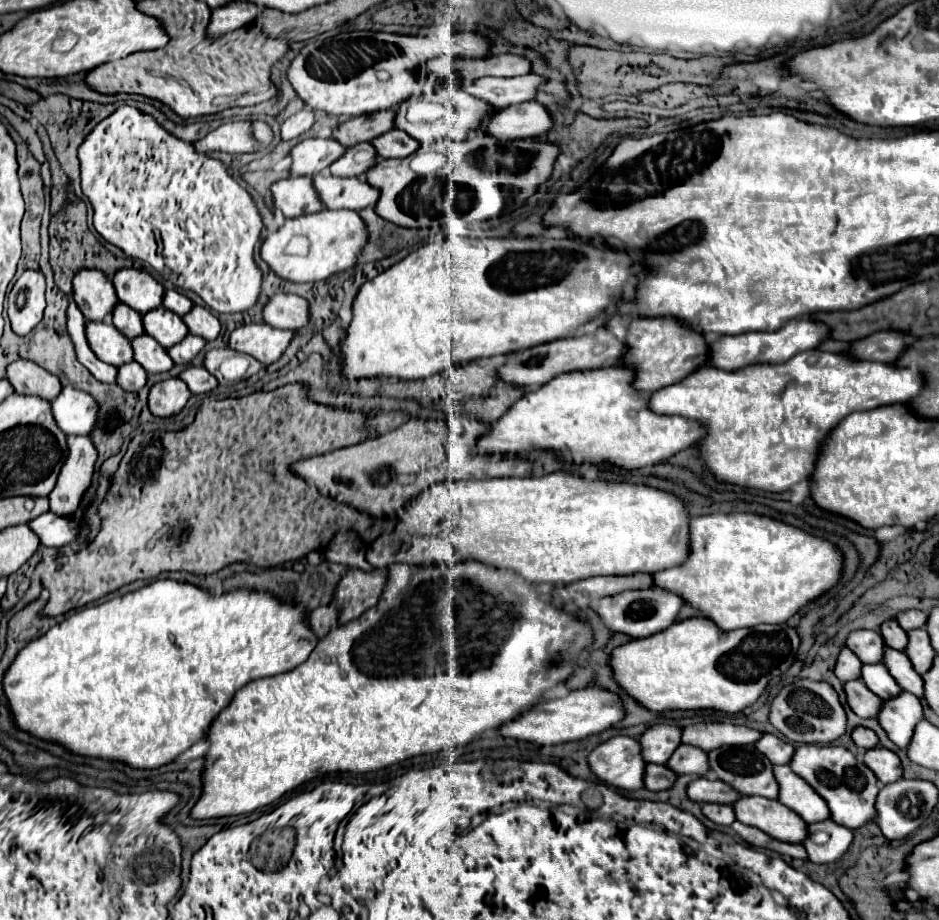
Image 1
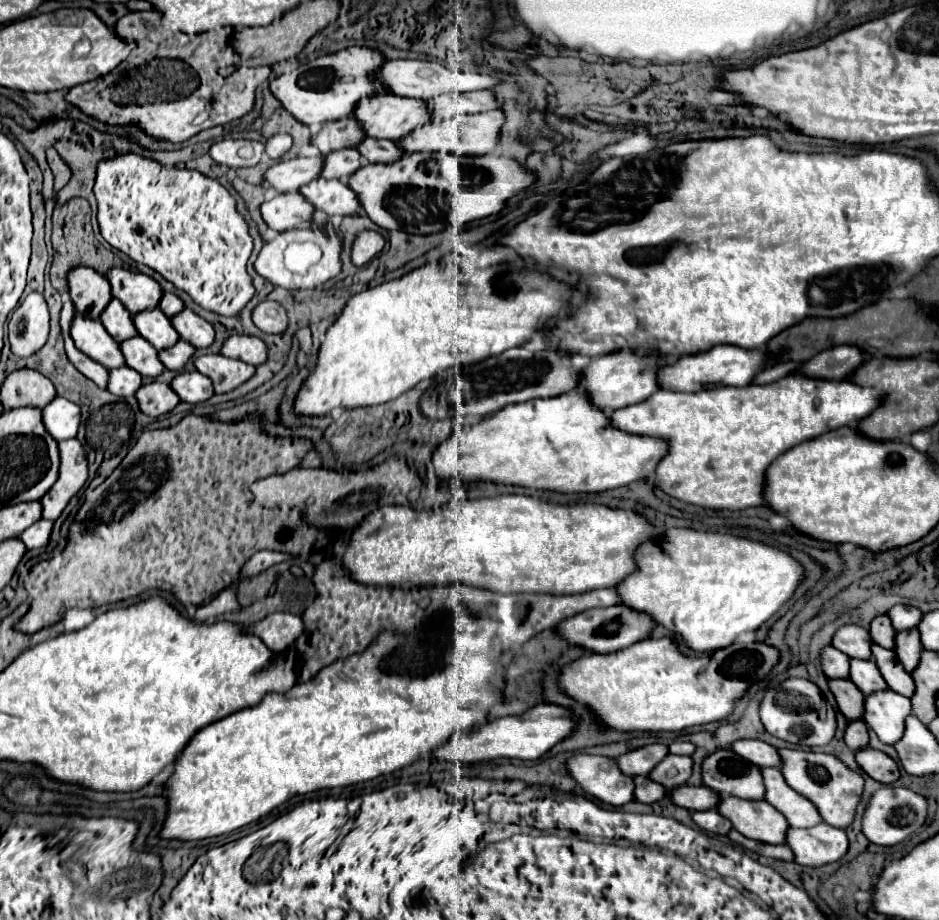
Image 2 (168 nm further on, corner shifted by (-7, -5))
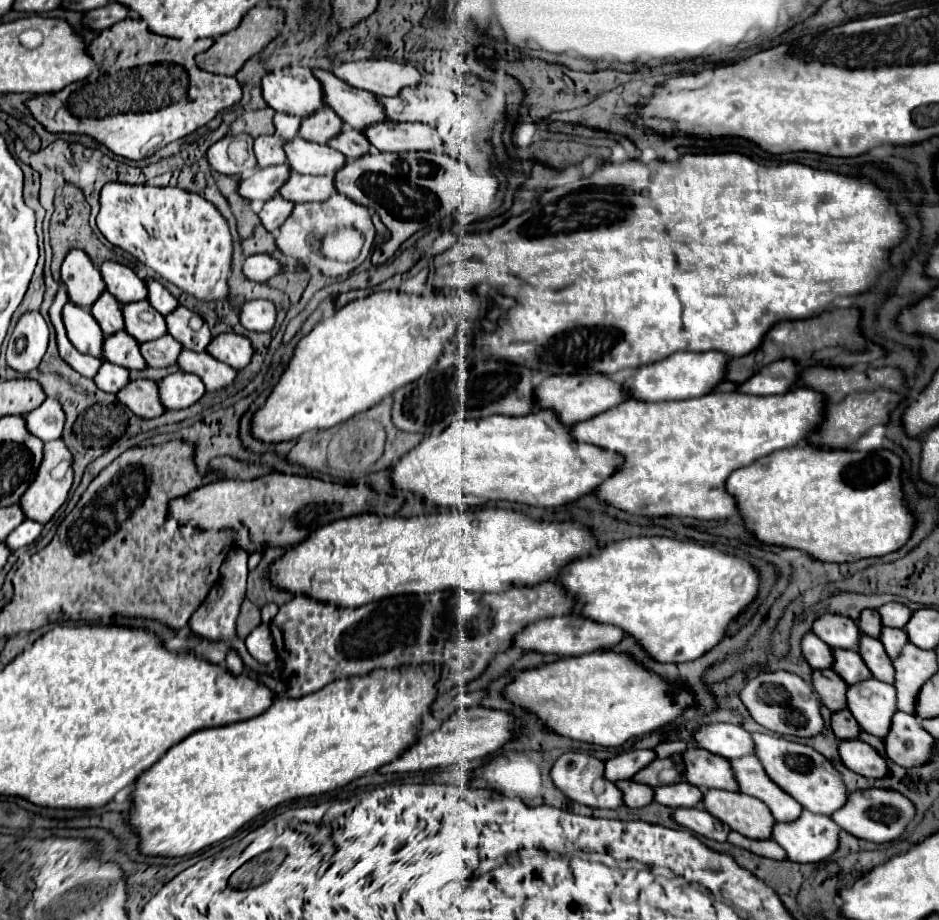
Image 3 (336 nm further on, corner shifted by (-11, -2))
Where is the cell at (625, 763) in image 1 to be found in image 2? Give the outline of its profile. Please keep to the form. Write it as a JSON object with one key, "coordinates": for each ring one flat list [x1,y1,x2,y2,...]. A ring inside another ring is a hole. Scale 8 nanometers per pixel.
{"coordinates":[[578,753,568,757,566,771,584,793,606,805,620,807,632,801,632,779,620,775,616,759]]}

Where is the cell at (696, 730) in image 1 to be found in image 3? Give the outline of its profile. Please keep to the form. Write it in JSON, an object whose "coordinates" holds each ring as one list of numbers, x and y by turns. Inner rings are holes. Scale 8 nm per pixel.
{"coordinates":[[676,740,676,742,660,742,654,750,656,750,656,754,658,754,660,758,668,758,668,756,672,756,672,754,684,752,686,746,688,746,688,744,686,744,684,740]]}

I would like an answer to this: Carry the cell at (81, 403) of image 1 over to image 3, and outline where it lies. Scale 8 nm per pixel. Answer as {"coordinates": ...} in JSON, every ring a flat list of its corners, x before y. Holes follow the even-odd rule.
{"coordinates":[[46,398,44,404,40,404,36,410,32,410,26,416,28,430,38,436,44,442,62,438,64,430,64,410,60,408,60,402,54,398]]}

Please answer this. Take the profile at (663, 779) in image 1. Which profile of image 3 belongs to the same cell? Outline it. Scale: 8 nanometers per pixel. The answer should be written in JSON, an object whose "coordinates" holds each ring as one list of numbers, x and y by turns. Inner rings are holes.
{"coordinates":[[620,780,616,784,624,794,624,804,630,808,640,808,654,800,654,788,650,788,646,784,640,784,634,780]]}

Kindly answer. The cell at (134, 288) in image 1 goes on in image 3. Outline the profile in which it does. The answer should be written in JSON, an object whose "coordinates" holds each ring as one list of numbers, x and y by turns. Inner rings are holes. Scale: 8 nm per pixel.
{"coordinates":[[104,262,100,266,102,278,106,282,106,290,120,302,120,304,130,304,138,300,146,300,146,282,140,280,130,268,116,264,116,262]]}

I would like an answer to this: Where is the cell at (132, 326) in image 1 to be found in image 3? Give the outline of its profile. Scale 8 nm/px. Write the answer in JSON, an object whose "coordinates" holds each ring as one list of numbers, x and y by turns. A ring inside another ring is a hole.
{"coordinates":[[104,292,96,300,96,304,92,306,92,316,98,320,104,336,112,336,112,334,124,330,122,304,110,292]]}

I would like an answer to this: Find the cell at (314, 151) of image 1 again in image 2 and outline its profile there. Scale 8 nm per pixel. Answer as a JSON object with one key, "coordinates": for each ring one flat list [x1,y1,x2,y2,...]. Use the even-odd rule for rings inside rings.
{"coordinates":[[320,155,318,157,296,157,290,161,280,161,264,173,264,183,276,193,298,191,304,183,320,177]]}

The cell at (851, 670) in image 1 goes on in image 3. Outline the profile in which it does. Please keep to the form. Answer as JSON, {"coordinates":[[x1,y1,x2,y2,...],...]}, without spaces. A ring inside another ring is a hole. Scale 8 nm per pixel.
{"coordinates":[[808,632,802,640,802,652,804,658,808,660,808,664,814,670,824,670,824,668,832,668,832,648,828,644,824,644,824,640,816,638,814,632]]}

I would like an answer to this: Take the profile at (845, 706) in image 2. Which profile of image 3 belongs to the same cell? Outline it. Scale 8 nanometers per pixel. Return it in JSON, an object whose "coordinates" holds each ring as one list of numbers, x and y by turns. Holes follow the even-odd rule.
{"coordinates":[[814,670,814,684,812,686,814,686,820,702,826,704,832,712,848,708,848,702,844,700,844,692,848,690,848,686,844,684,844,680,840,680,840,676,836,676,836,672]]}

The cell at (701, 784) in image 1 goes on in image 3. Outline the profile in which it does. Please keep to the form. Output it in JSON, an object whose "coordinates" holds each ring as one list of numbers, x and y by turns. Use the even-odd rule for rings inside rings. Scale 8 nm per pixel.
{"coordinates":[[686,780,678,782,678,784,670,784,670,786,660,786,654,790,654,800,660,802,662,806,670,806,670,808,700,806,702,798,704,798,704,794,696,786,688,784]]}

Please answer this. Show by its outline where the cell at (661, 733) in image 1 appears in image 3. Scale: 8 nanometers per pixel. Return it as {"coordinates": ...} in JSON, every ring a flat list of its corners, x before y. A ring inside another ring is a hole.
{"coordinates":[[630,750,622,752,610,760,606,760,606,778,612,782,632,778,636,772,640,772,644,766,648,766,652,760,656,760,654,750]]}

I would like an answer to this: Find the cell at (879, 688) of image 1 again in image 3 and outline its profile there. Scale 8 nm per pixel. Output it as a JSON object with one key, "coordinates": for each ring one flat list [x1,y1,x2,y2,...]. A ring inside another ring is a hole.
{"coordinates":[[834,650,834,672,840,674,846,684,856,684,872,676,864,660,860,660,858,652,854,650]]}

